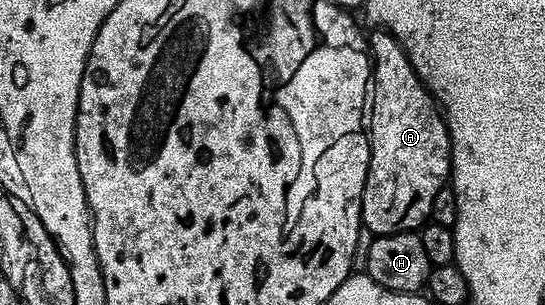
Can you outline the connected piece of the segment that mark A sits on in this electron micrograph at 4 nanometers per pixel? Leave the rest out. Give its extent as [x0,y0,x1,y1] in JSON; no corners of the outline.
[362,30,450,236]

